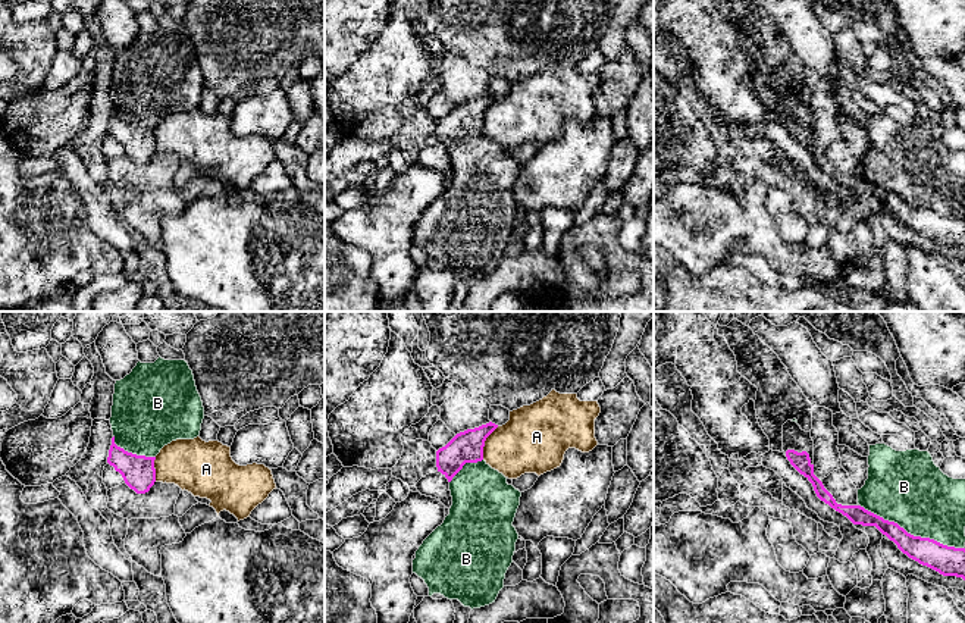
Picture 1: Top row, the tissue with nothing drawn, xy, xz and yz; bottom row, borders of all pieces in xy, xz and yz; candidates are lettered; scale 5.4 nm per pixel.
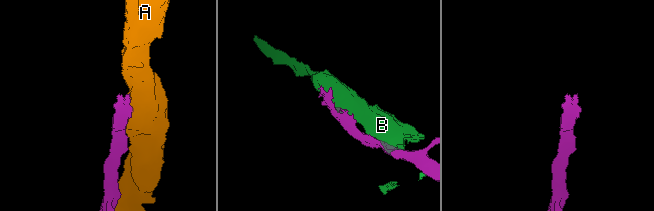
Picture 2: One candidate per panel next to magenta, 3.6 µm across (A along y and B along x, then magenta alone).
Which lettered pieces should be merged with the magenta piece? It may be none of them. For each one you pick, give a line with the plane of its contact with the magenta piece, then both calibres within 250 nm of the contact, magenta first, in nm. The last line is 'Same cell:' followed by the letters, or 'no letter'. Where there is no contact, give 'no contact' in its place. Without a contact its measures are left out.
Same cell: no letter

